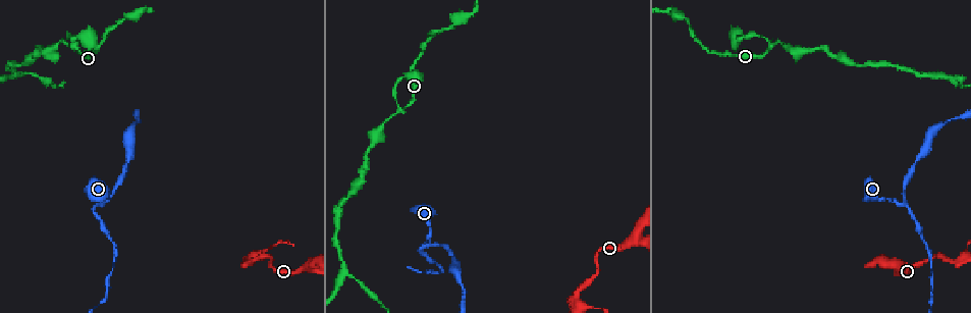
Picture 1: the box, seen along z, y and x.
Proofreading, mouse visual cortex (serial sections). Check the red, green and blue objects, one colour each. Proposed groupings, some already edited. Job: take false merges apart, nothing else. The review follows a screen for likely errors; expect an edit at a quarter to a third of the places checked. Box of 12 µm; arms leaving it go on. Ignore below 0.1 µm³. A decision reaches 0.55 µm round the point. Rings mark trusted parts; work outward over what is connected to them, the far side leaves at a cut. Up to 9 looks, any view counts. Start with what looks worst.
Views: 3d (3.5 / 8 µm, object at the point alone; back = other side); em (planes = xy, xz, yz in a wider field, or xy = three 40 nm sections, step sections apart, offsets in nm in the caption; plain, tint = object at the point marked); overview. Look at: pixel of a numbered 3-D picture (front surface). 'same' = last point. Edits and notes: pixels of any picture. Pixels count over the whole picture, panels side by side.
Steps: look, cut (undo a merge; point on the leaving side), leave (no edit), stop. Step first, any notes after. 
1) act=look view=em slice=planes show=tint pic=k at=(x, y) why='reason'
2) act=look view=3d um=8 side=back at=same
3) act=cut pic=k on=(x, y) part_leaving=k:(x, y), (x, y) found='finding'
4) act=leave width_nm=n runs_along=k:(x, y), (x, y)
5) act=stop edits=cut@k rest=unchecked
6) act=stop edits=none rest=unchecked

act=look view=3d um=3.5 pic=1 at=(400, 110) why='three arms meet'

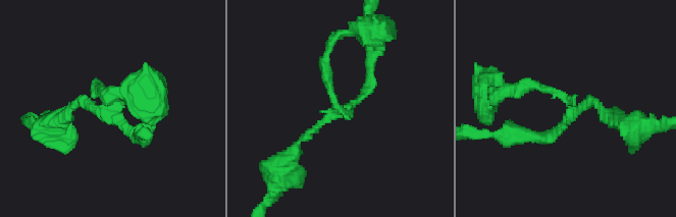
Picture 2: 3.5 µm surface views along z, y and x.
act=look view=em slice=xy step=2 show=tint pic=2 at=(571, 111) arms=3 arm_widths_nm=150,150,200

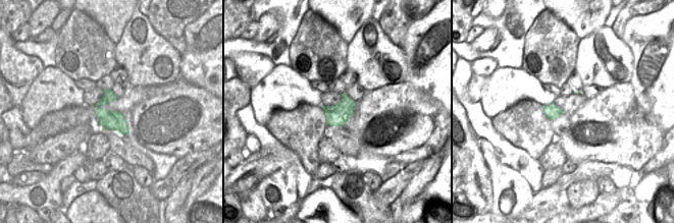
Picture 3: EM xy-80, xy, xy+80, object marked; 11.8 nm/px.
act=leave runs_along=2:(530, 137), (554, 137), (590, 102), (614, 115) found='all the same cell'

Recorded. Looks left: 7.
act=look view=3d um=3.5 pic=1 at=(427, 241) why='three arms meet'

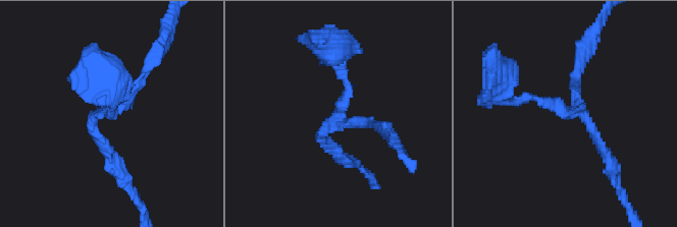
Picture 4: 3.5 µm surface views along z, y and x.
act=cut pic=4 on=(595, 134) found='two cells meet here'

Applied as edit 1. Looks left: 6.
act=look view=3d um=8 pic=1 at=(576, 298) why='three-way junction'

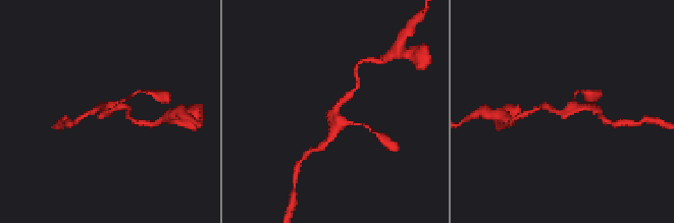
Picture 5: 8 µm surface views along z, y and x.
act=look view=em slice=xy step=2 show=tint pic=5 at=(106, 111) arms=3 arm_widths_nm=150,200,250 why='need the tissue'

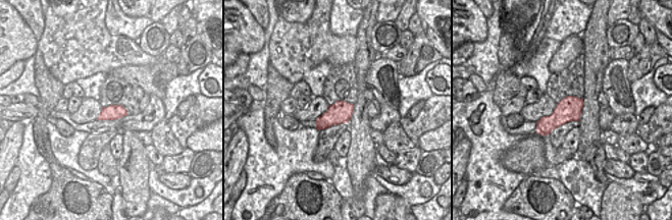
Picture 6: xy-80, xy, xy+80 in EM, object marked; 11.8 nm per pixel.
act=leave runs_along=5:(541, 108), (565, 112), (574, 98) found='one cell here'

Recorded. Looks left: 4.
act=look view=3d um=8 pic=1 at=(15, 74) why='arms part here'

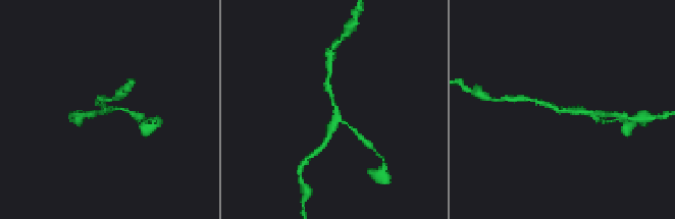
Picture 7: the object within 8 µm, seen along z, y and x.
act=look view=3d um=3.5 pic=7 at=(569, 109) why='closer look'

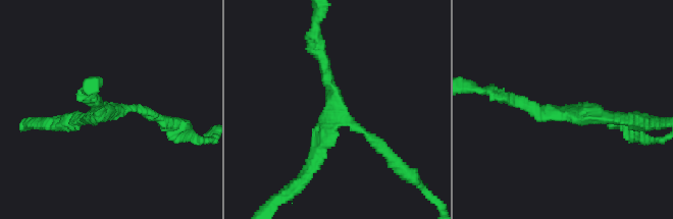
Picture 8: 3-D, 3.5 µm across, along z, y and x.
act=look view=em slice=xy step=1 show=tint pic=8 at=(562, 116)

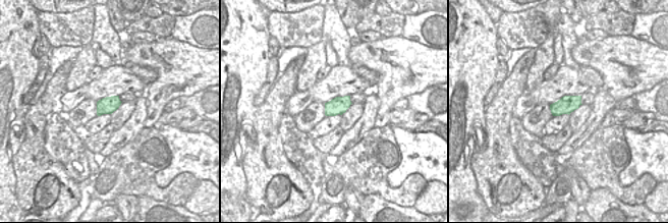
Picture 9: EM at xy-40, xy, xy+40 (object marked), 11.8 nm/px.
act=leave found='continuous, no second cell'

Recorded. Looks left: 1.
act=stop edits=cut@4 rest=unchecked

